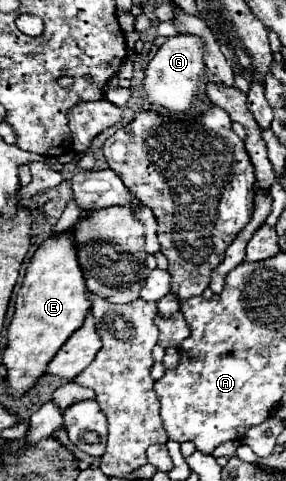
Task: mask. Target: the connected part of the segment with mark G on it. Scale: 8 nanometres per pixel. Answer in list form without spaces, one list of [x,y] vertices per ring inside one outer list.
[[[170,36],[160,46],[156,56],[150,60],[146,78],[144,78],[144,96],[146,100],[158,108],[162,114],[178,114],[188,116],[192,100],[196,98],[200,76],[204,74],[202,60],[202,40],[196,36]]]

